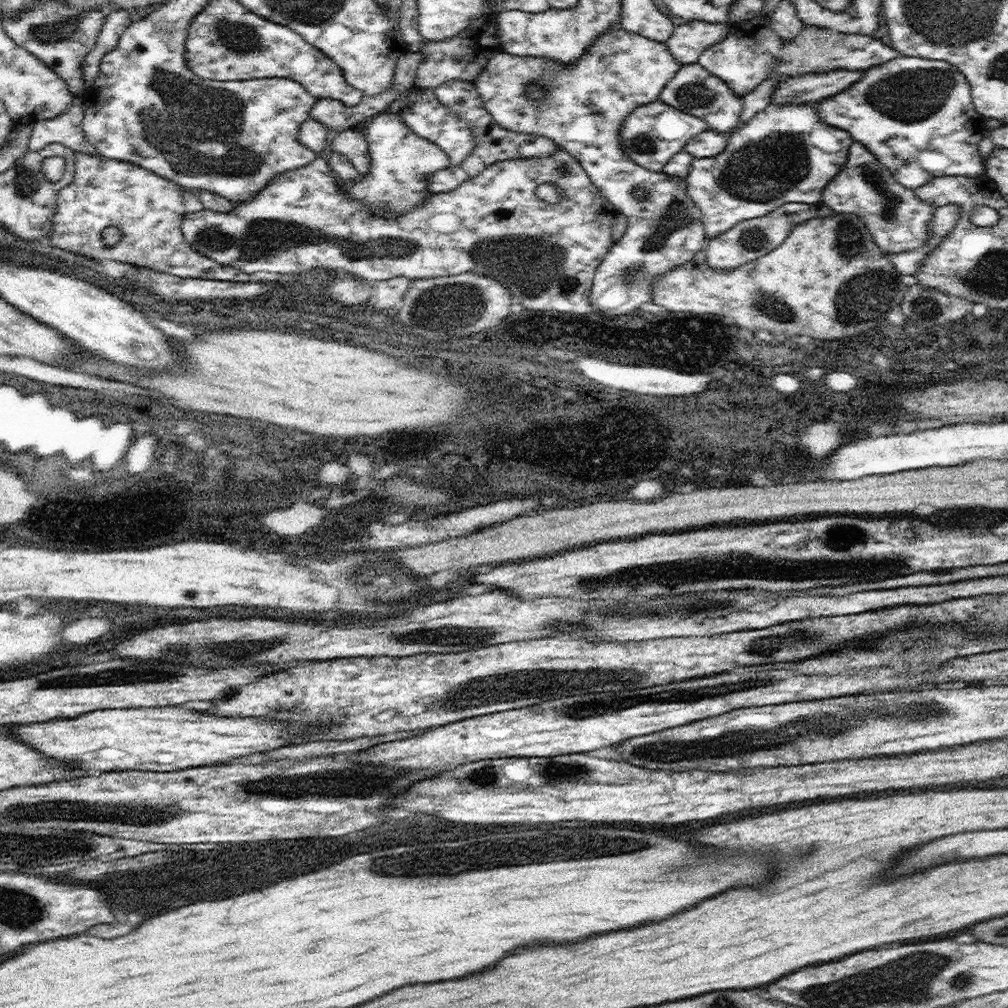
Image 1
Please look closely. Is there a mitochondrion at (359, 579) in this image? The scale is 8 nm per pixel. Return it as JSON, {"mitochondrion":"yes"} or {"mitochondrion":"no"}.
{"mitochondrion":"yes"}

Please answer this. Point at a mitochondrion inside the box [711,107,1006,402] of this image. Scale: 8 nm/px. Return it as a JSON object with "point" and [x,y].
{"point":[765,169]}

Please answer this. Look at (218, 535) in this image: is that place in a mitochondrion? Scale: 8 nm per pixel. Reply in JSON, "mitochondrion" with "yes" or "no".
{"mitochondrion":"no"}

